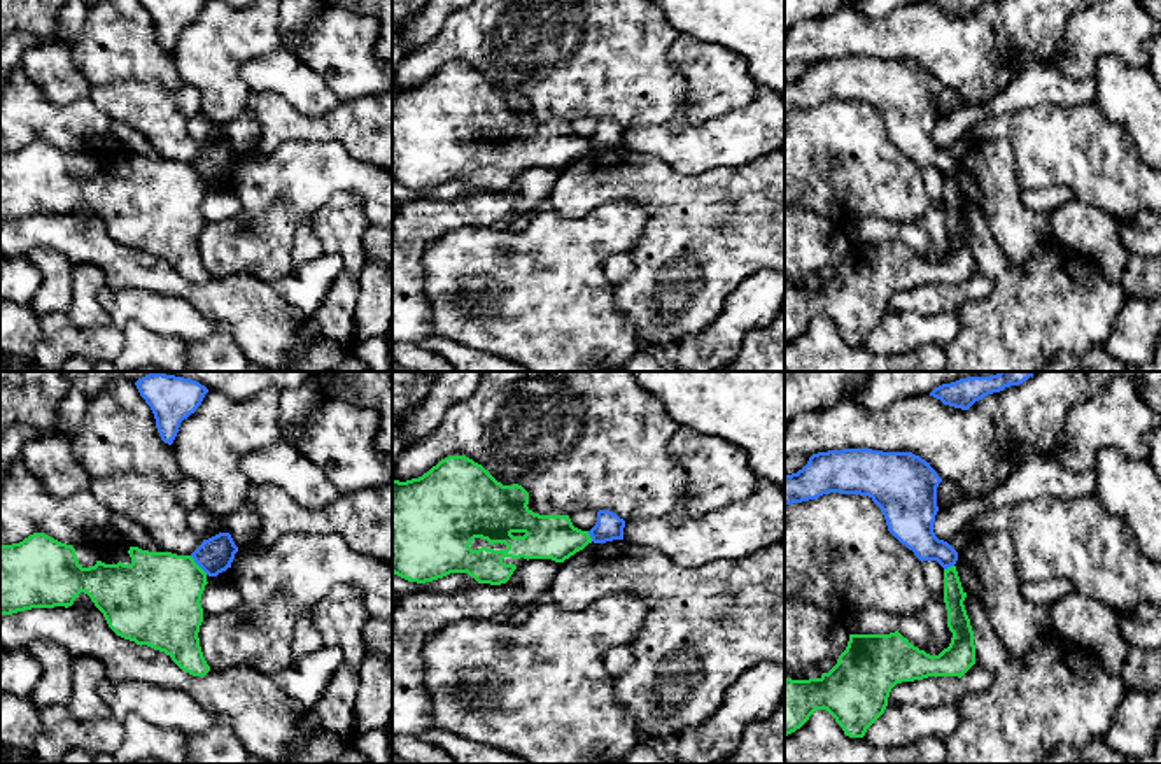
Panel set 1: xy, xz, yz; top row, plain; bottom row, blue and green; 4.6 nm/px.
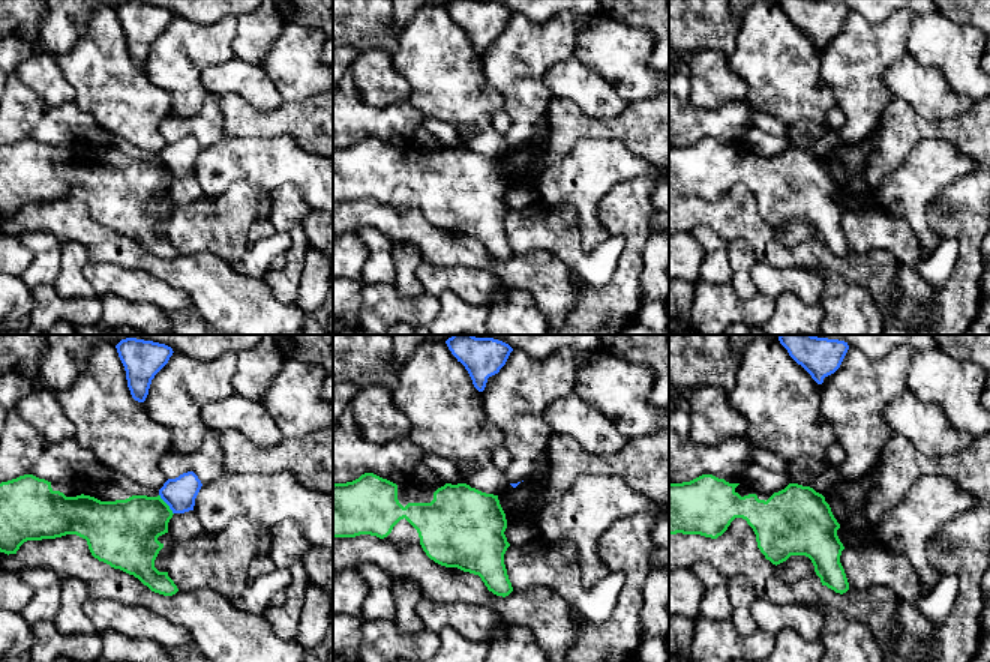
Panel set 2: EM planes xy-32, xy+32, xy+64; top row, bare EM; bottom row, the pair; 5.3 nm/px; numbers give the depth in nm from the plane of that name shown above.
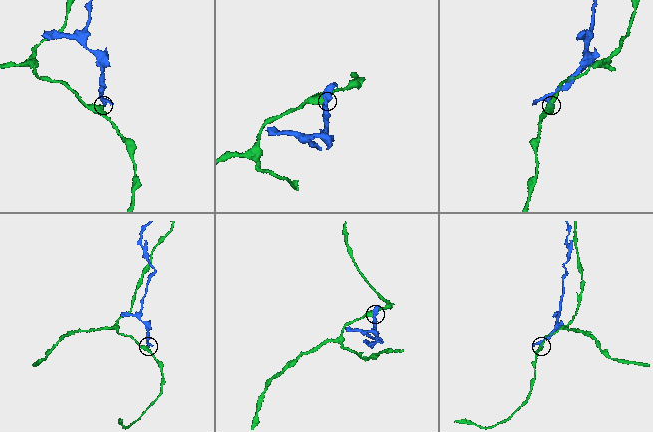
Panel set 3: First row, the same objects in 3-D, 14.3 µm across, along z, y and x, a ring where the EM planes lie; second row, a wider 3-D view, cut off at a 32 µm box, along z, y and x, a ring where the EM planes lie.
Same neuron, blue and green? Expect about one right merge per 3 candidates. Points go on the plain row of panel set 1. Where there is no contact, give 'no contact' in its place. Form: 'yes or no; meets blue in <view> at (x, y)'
no; meets blue in xy at (198, 172)

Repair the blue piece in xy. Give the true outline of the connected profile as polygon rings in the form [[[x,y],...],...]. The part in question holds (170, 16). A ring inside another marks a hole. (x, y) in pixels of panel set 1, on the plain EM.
[[[140,0],[151,14],[161,47],[173,51],[180,30],[201,12],[207,0]]]

